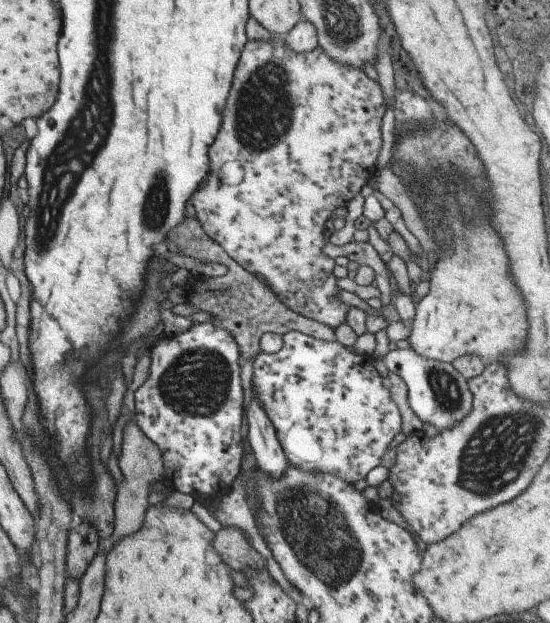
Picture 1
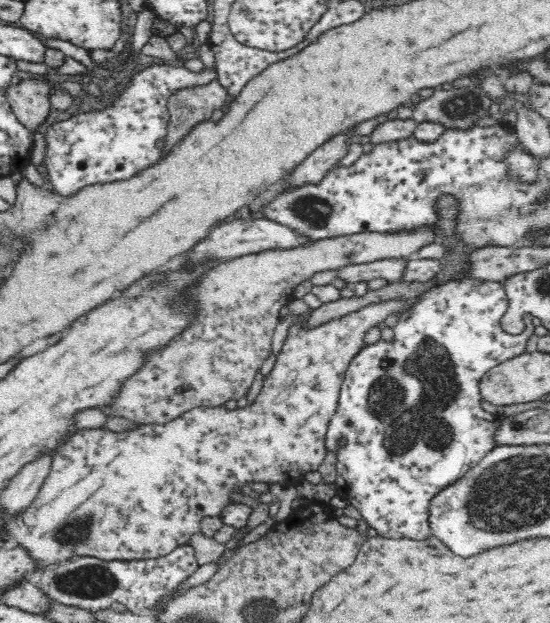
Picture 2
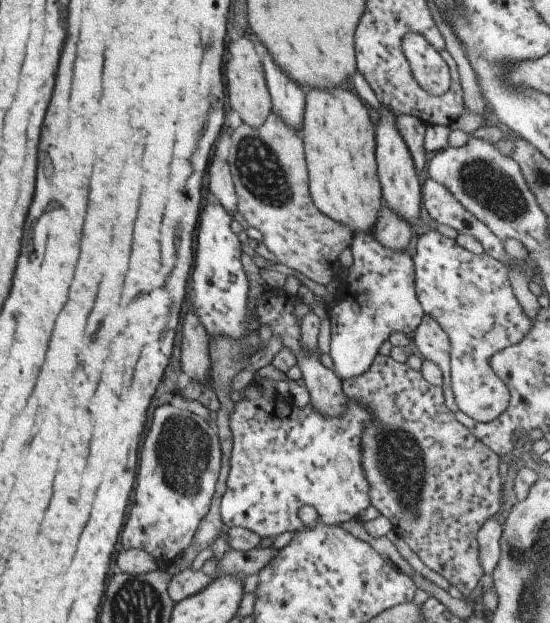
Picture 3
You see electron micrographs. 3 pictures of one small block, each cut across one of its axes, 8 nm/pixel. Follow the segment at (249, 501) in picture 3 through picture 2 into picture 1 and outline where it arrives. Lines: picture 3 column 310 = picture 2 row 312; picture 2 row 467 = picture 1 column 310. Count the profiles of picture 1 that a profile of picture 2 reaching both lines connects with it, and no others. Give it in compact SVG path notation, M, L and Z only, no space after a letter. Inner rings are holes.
M286 332L281 338L282 346L277 352L261 351L254 356L250 386L275 430L286 461L301 472L333 474L347 484L363 480L372 468L379 466L385 450L401 428L397 404L383 388L373 367L374 360L370 355L349 352L337 341L325 342L300 332Z

